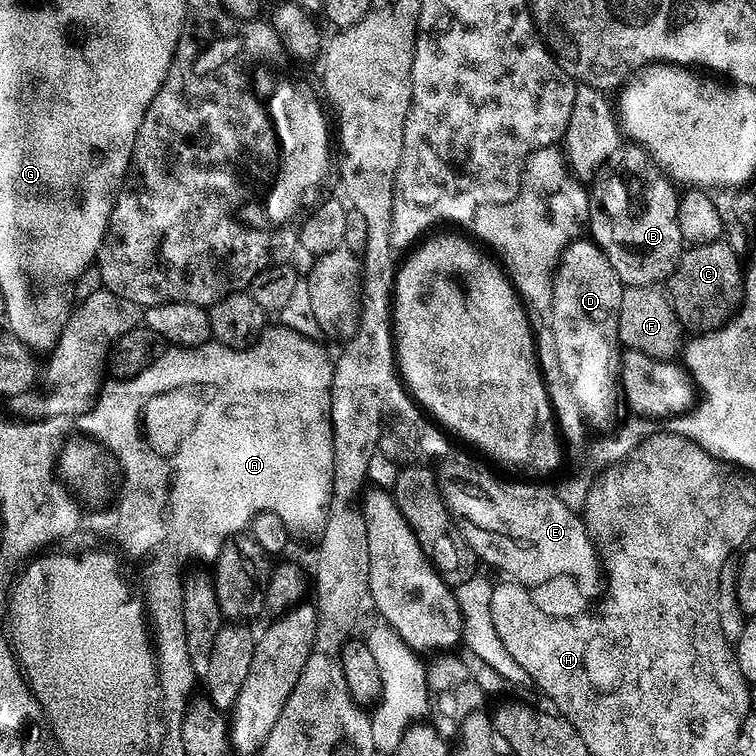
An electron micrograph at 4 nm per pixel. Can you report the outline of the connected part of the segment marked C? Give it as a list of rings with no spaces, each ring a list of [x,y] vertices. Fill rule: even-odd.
[[[723,239],[697,244],[680,253],[680,260],[666,281],[666,295],[672,303],[681,329],[692,334],[723,328],[736,315],[744,299],[741,257]],[[668,287],[668,288],[667,288]]]

